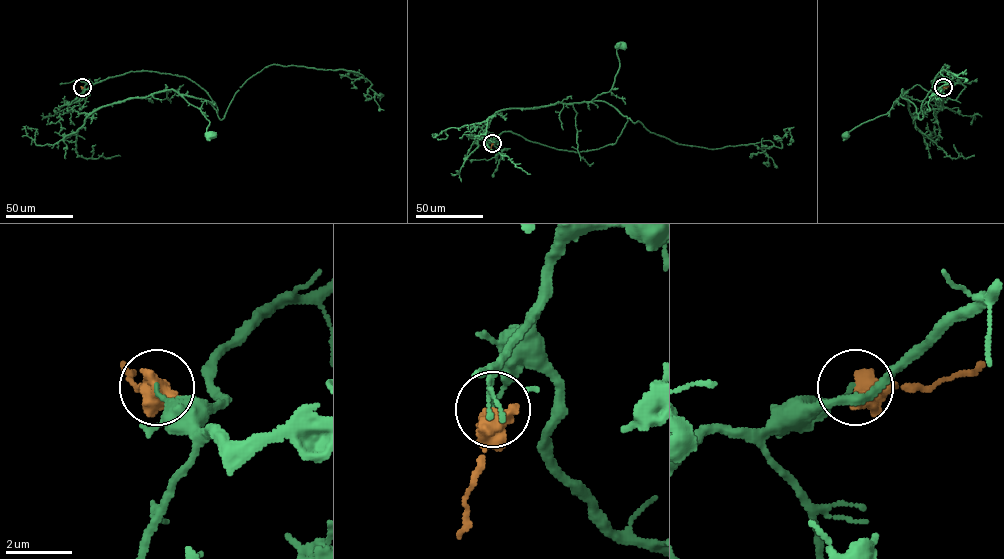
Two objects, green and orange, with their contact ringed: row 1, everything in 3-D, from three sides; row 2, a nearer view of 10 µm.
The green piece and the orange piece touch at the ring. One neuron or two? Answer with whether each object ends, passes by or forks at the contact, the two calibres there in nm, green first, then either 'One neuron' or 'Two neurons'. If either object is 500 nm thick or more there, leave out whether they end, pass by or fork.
Thickness 100 nm (green) against 700 nm. Two neurons

